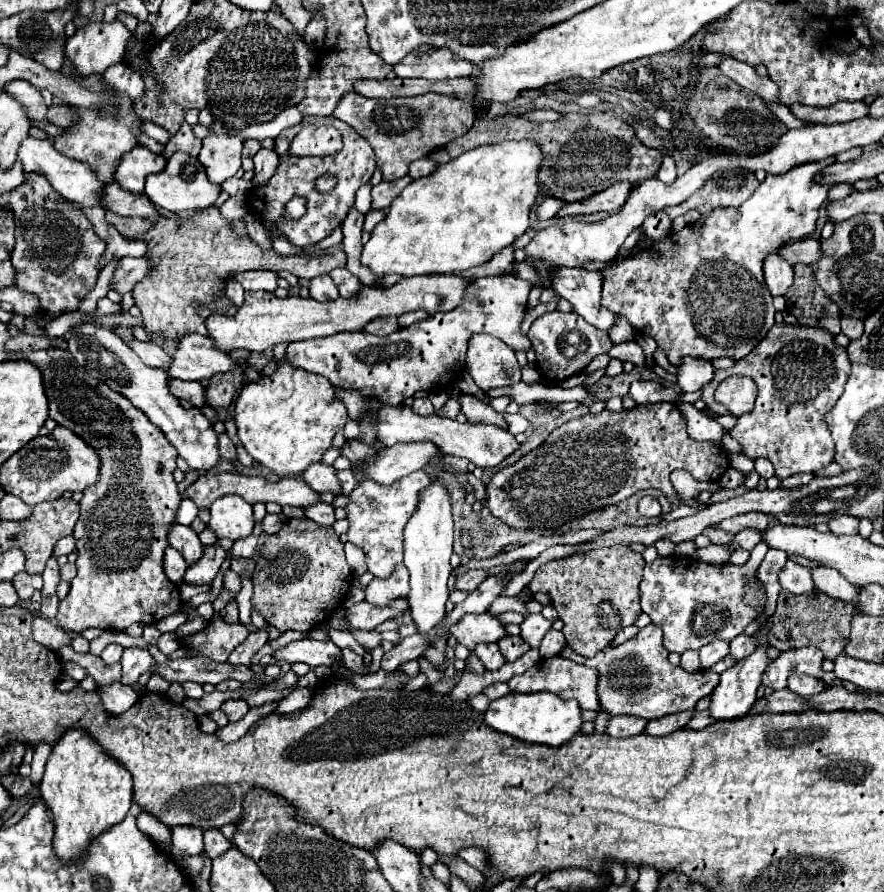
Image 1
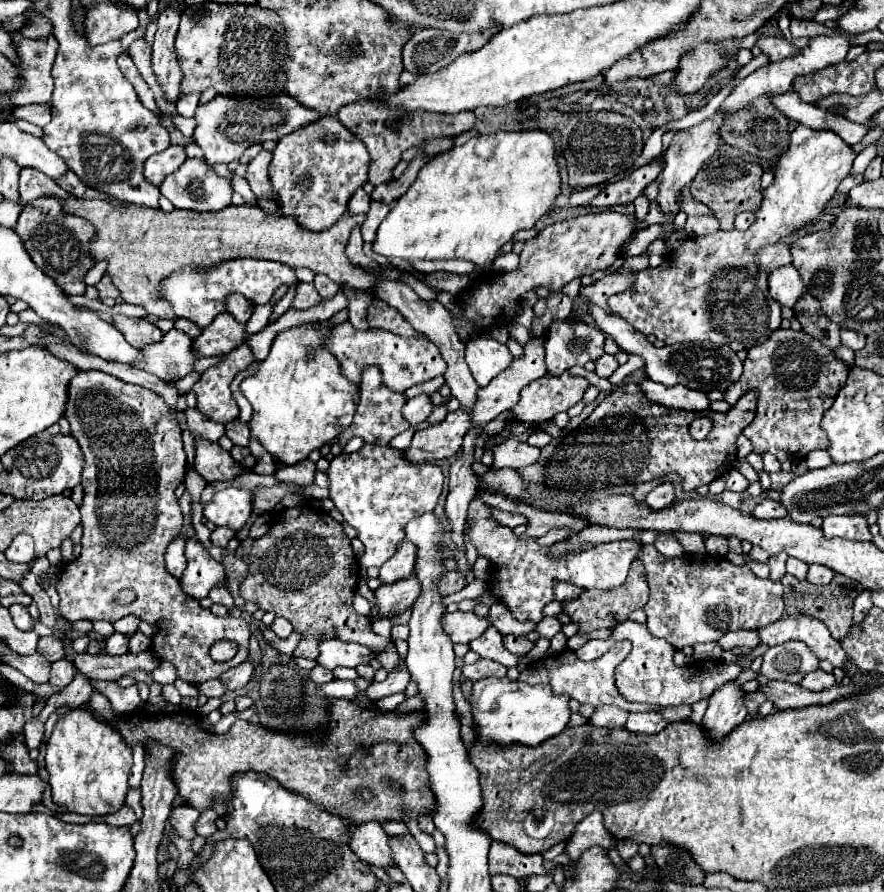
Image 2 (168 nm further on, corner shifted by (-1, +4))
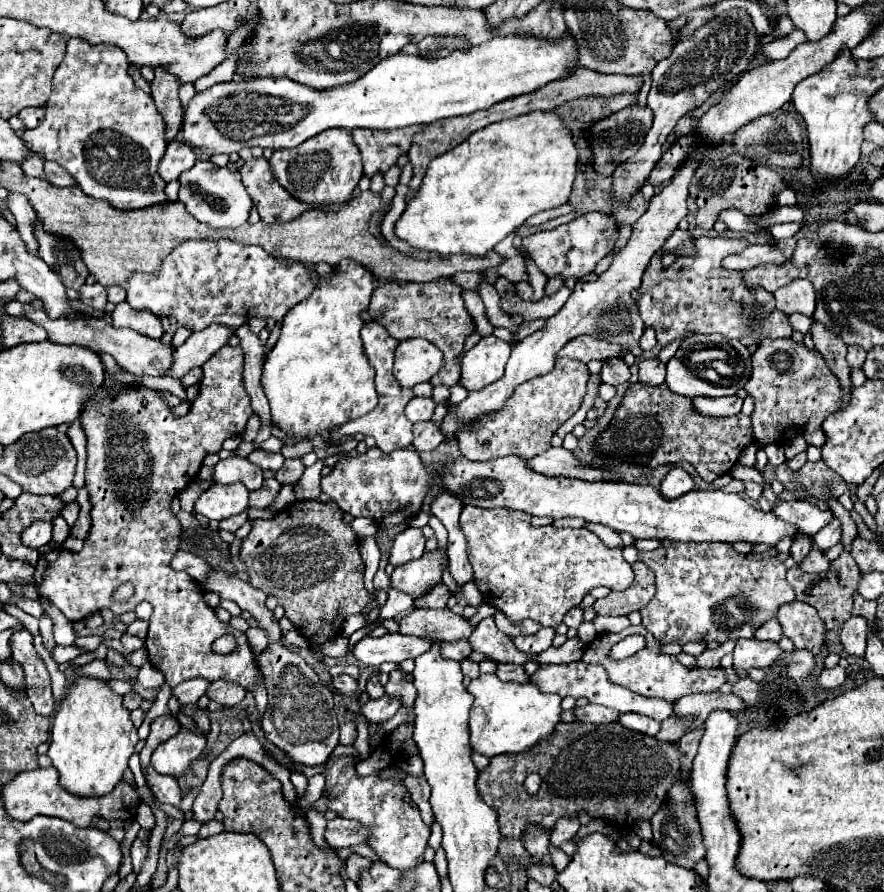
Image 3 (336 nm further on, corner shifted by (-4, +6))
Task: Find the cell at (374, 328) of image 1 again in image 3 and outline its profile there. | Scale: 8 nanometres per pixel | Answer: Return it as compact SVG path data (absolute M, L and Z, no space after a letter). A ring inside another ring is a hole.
M439 278L433 282L417 284L417 282L405 282L403 286L397 280L385 280L379 282L371 296L369 304L369 316L385 326L385 330L397 338L397 340L407 340L407 338L425 338L433 342L441 352L443 352L443 362L445 368L441 368L429 382L431 386L455 386L461 378L461 352L465 340L475 332L473 318L469 316L463 296L463 288L453 282L453 278Z

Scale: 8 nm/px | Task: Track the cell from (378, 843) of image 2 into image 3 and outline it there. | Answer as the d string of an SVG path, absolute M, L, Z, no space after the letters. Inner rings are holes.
M333 818L327 822L325 840L331 848L349 848L353 844L367 844L367 828L357 820Z

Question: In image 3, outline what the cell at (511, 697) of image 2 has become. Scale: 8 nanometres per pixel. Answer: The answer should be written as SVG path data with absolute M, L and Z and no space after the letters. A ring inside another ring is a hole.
M481 674L479 678L471 680L467 690L475 696L469 718L471 748L487 758L525 752L537 742L545 740L559 722L561 696L543 694L533 682L501 682L495 674Z

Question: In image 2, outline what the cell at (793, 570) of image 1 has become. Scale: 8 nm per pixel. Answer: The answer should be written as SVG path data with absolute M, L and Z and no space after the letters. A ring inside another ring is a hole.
M788 558L786 560L786 572L800 578L800 580L806 580L806 574L808 574L808 564L806 562L800 562L796 558Z

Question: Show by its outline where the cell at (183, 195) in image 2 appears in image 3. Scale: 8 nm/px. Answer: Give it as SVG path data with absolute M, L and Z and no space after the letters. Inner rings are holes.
M197 160L191 170L181 174L179 182L181 182L179 202L183 202L187 212L195 216L199 222L209 224L211 228L239 228L241 224L247 222L253 202L237 170L233 172L227 166L215 166L209 160L207 162Z

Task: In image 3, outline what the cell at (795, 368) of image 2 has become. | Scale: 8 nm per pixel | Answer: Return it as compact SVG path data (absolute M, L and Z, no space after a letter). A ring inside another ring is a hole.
M763 340L753 354L753 374L745 384L745 392L753 396L753 432L759 444L771 444L789 434L805 436L807 444L823 446L823 420L841 408L843 394L837 376L827 368L817 350L787 340Z

